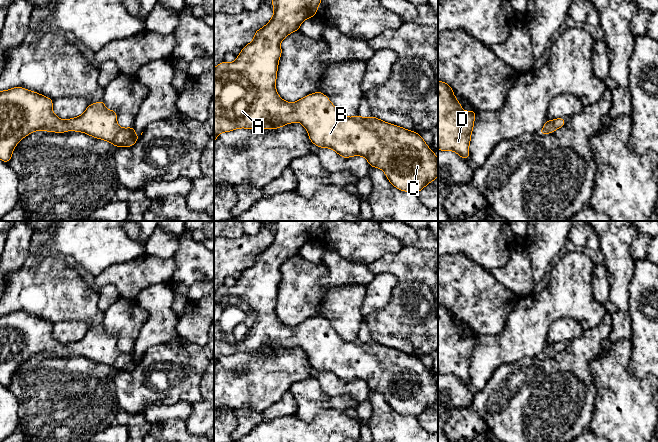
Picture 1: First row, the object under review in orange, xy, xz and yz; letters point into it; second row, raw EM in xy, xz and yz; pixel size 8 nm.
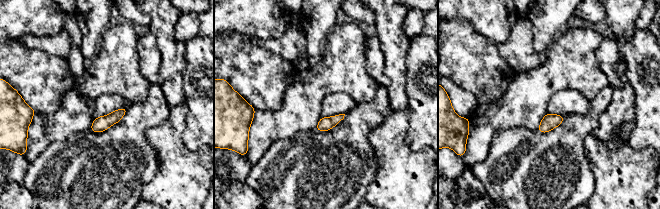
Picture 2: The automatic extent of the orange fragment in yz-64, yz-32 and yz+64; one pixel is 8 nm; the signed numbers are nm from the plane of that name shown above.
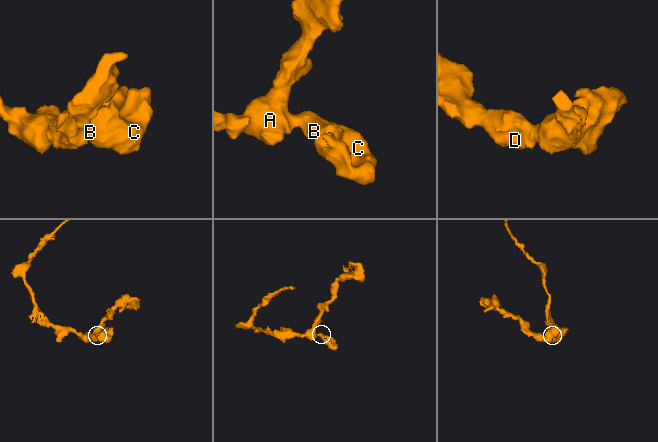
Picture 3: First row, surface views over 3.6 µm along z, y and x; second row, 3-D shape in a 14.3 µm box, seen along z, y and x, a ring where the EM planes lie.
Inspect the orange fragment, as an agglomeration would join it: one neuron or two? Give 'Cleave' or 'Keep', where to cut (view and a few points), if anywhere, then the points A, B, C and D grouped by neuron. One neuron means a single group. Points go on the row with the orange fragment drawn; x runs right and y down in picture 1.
Keep. No split. Groups: A B C D

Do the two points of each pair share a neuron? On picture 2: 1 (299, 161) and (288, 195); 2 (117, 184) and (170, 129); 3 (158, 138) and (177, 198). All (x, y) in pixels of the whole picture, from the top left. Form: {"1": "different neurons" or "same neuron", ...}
{"1": "same neuron", "2": "different neurons", "3": "same neuron"}

